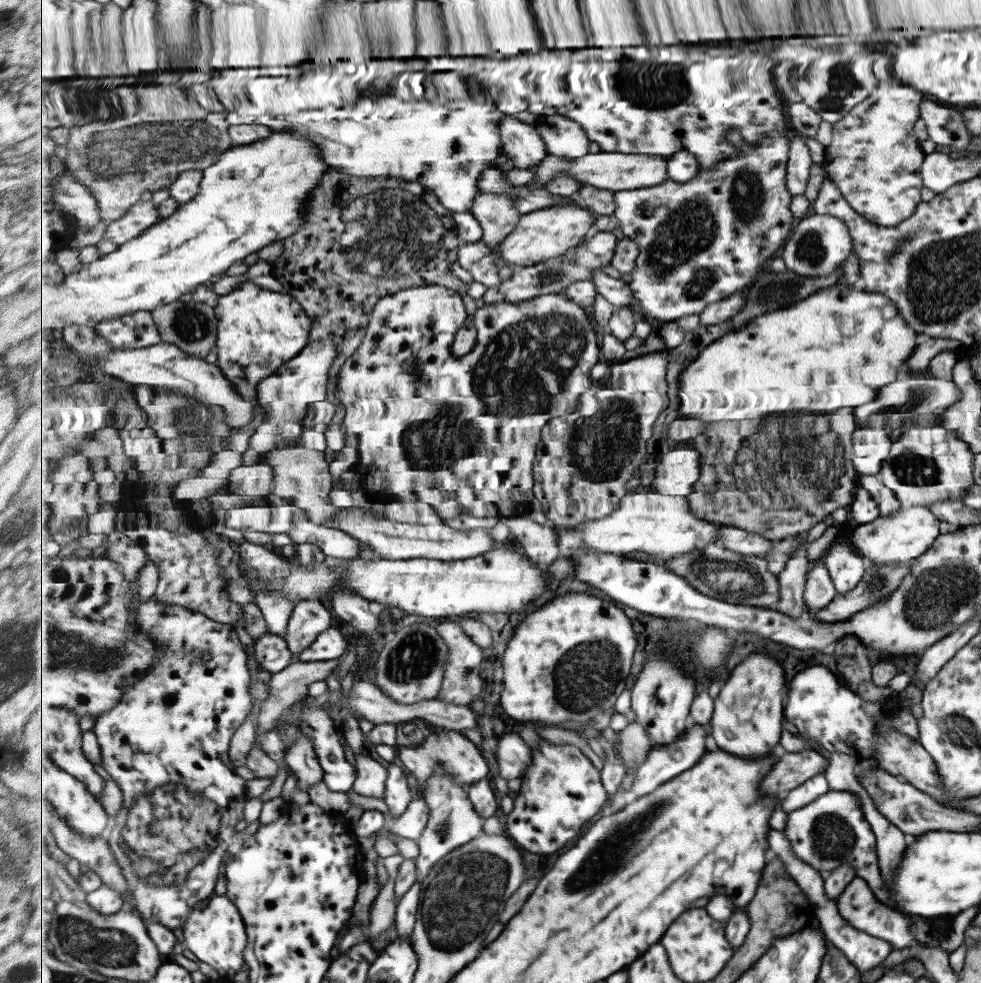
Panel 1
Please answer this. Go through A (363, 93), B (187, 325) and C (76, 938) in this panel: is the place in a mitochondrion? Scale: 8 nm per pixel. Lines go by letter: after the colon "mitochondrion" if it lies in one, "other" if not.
A: other
B: mitochondrion
C: mitochondrion

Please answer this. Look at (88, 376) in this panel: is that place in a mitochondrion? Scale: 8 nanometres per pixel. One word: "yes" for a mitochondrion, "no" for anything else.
no

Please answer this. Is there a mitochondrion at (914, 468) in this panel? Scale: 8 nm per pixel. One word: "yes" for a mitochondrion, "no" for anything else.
yes

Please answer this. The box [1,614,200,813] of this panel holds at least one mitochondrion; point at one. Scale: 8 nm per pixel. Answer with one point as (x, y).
(67, 652)

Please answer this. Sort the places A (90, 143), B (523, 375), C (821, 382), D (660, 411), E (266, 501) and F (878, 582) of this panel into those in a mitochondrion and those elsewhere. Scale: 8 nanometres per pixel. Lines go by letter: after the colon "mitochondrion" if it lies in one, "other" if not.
A: mitochondrion
B: mitochondrion
C: other
D: other
E: other
F: mitochondrion

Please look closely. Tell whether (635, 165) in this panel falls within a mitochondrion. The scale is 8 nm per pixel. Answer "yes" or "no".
no

